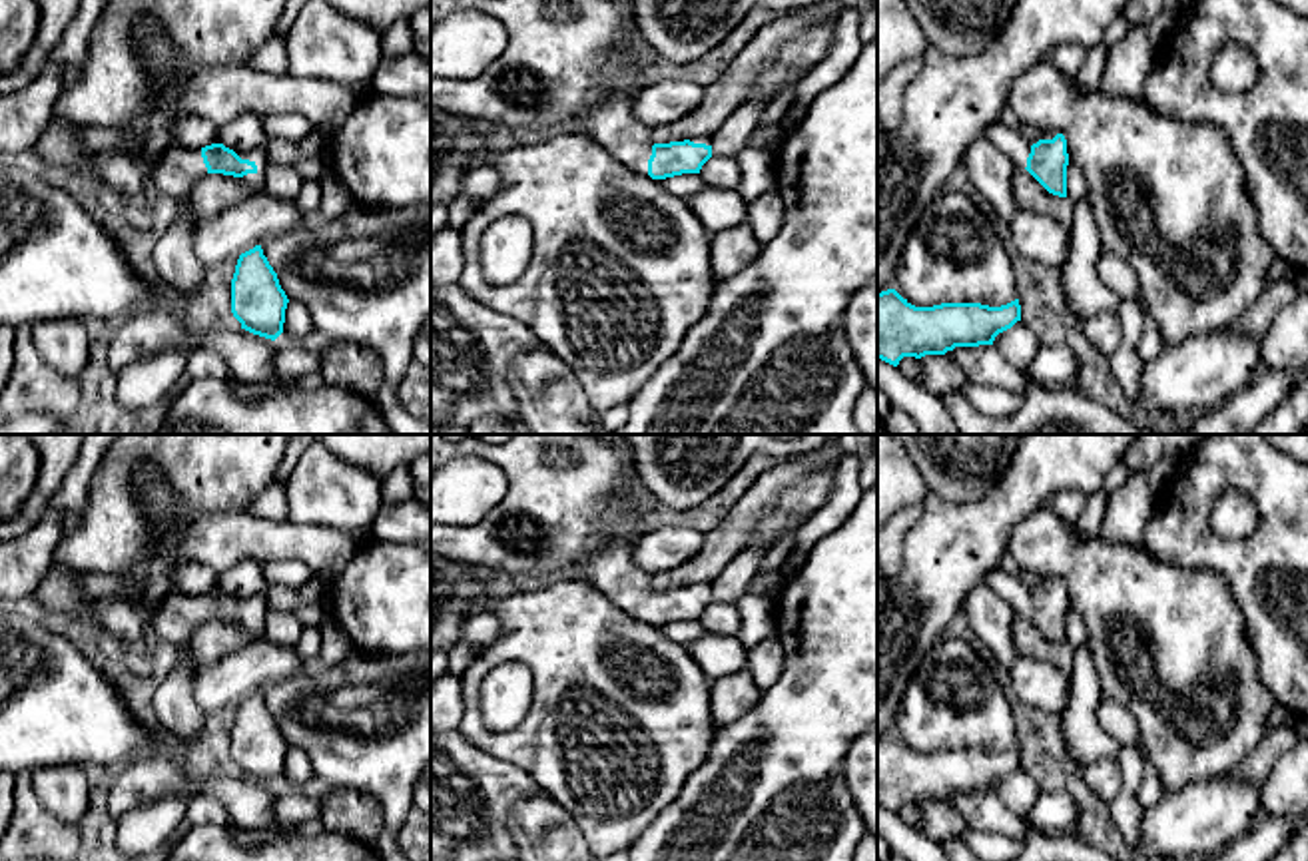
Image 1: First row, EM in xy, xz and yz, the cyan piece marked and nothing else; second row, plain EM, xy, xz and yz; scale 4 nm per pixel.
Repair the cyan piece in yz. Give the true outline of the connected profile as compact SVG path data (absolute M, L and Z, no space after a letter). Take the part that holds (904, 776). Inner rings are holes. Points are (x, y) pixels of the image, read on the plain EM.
M895 735L877 739L877 805L897 813L903 803L945 801L955 793L993 791L995 783L1021 767L1019 745L989 753L981 749L941 749L915 753Z

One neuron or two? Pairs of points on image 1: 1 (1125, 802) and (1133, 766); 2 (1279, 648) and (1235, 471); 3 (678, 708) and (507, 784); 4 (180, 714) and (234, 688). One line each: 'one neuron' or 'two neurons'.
1: one neuron
2: one neuron
3: two neurons
4: two neurons

